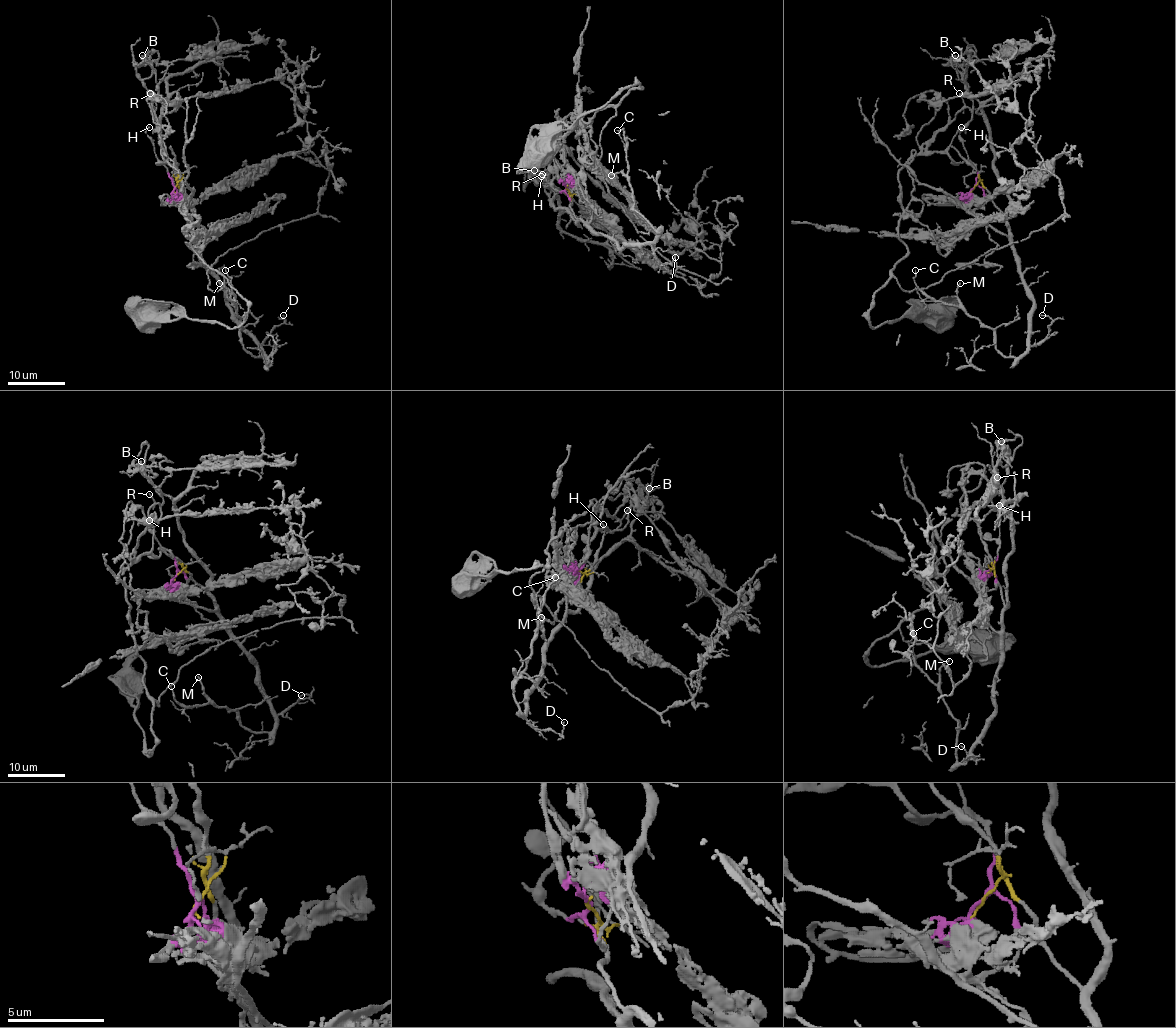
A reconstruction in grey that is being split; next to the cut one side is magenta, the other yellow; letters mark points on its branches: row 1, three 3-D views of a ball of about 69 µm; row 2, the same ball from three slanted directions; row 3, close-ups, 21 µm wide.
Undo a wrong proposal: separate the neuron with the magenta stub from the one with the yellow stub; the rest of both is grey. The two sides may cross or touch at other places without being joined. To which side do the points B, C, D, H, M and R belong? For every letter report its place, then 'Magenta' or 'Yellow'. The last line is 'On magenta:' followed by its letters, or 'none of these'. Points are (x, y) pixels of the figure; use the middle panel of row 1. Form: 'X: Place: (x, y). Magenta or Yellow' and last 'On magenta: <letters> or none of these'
B: Place: (534, 170). Magenta
C: Place: (617, 130). Yellow
D: Place: (675, 257). Yellow
H: Place: (541, 176). Magenta
M: Place: (611, 175). Yellow
R: Place: (542, 174). Magenta
On magenta: B, H, R

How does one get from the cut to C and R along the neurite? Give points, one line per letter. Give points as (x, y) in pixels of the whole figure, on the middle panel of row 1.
C: (566, 188), (581, 221), (618, 247), (656, 237), (633, 207), (627, 140), (617, 130)
R: (566, 188), (560, 193), (553, 187), (558, 162), (549, 174), (546, 187), (542, 174)

